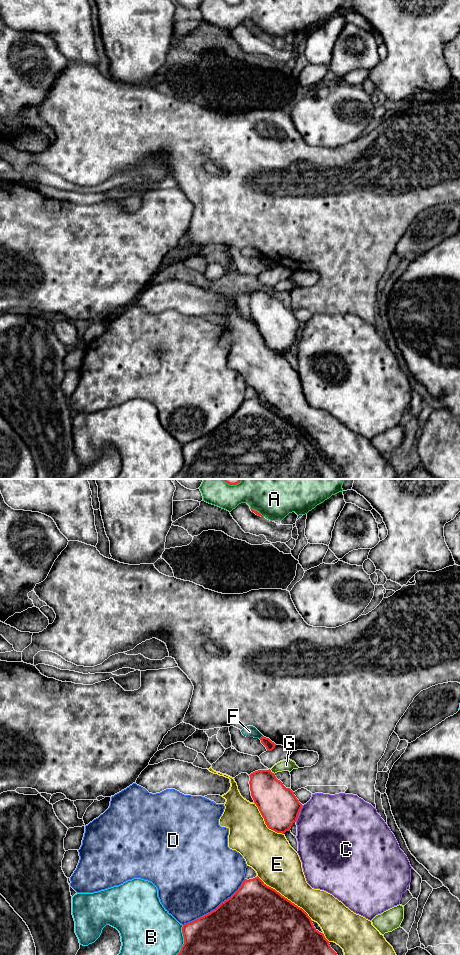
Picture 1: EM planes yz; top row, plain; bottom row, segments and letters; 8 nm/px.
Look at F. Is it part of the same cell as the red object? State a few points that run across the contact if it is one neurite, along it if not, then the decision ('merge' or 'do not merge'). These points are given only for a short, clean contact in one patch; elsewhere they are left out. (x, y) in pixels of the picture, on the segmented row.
line yz (262, 735), (259, 738); do not merge

